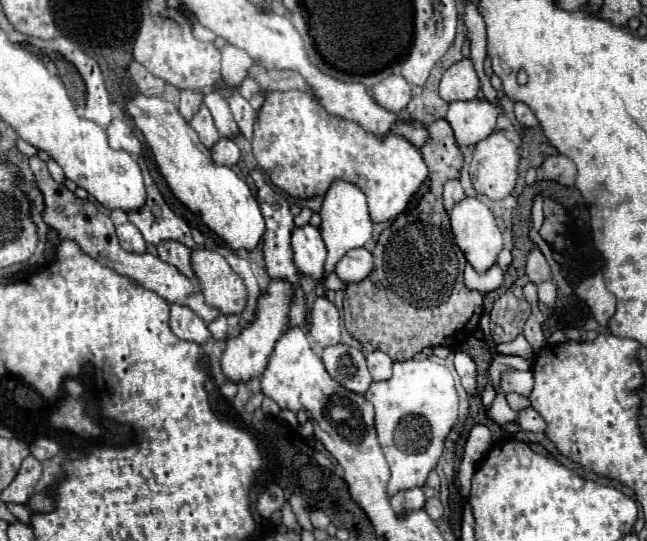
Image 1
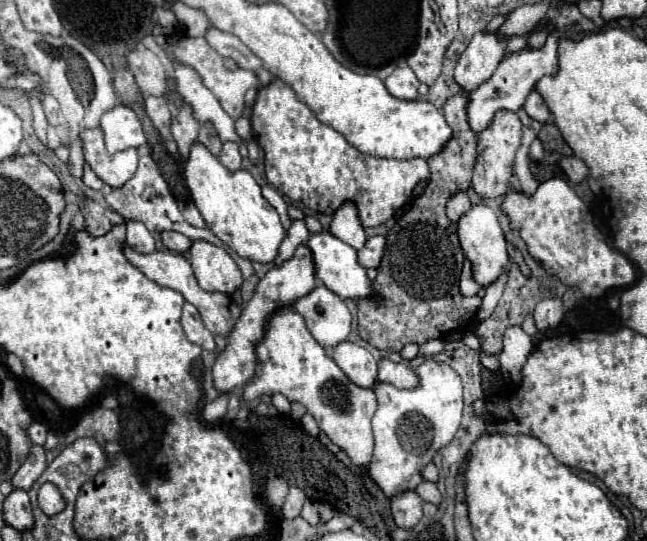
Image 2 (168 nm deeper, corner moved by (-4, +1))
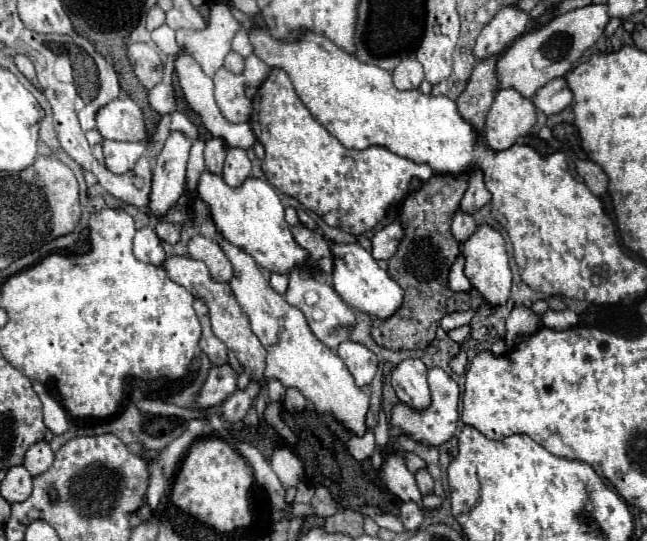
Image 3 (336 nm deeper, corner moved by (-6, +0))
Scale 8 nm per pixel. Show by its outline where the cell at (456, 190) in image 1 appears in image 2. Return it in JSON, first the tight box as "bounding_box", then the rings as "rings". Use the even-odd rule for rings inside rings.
{"bounding_box":[447,193,471,223],"rings":[[[455,193],[455,197],[451,197],[451,201],[447,203],[447,217],[451,223],[457,223],[459,217],[463,217],[467,211],[471,209],[471,203],[469,203],[469,197],[467,193]]]}

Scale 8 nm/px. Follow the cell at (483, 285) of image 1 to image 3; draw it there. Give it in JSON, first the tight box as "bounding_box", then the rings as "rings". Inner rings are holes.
{"bounding_box":[449,256,473,292],"rings":[[[459,256],[453,266],[451,266],[451,272],[449,272],[449,288],[455,290],[455,292],[469,292],[473,286],[469,282],[469,278],[463,274],[463,256]]]}

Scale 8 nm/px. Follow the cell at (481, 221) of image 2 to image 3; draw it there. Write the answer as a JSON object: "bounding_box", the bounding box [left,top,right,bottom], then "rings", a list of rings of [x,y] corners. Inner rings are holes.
{"bounding_box":[463,224,511,304],"rings":[[[489,224],[477,226],[477,230],[463,242],[463,256],[465,256],[465,276],[471,284],[483,294],[483,298],[491,304],[505,304],[511,290],[511,270],[505,252],[503,236]]]}

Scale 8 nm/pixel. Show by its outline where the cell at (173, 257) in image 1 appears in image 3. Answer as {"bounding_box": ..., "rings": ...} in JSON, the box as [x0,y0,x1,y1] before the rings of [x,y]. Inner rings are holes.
{"bounding_box":[155,222,181,244],"rings":[[[159,222],[157,228],[155,228],[155,232],[157,232],[157,236],[161,240],[165,240],[169,244],[177,244],[179,238],[181,238],[181,230],[175,224],[171,224],[171,222]]]}

